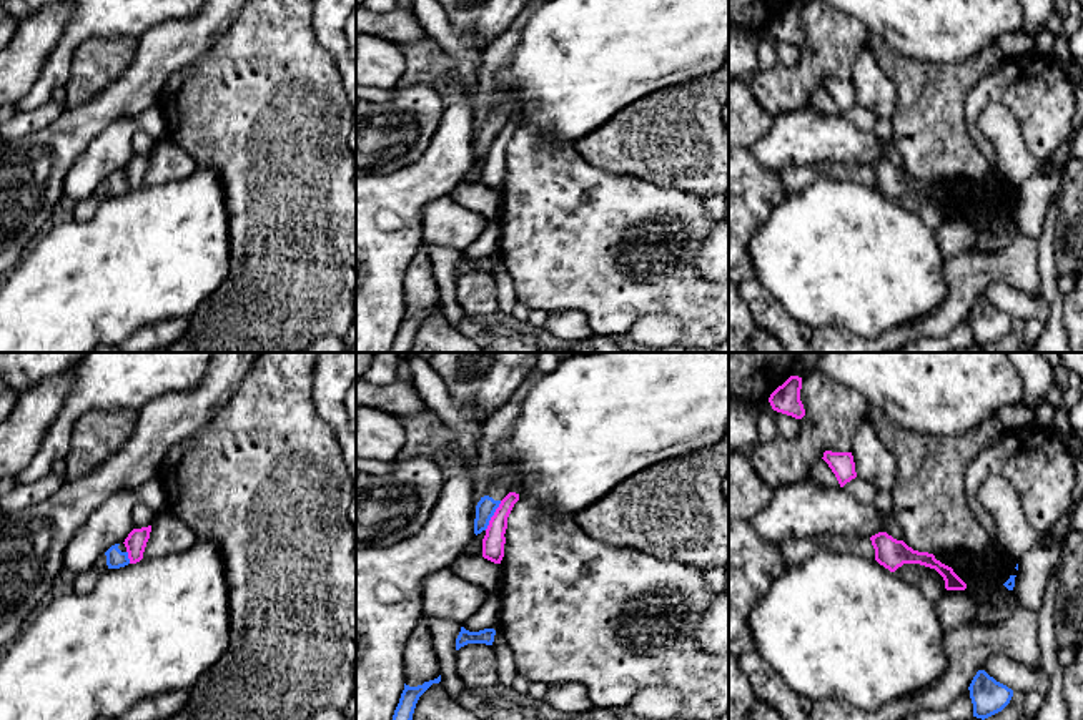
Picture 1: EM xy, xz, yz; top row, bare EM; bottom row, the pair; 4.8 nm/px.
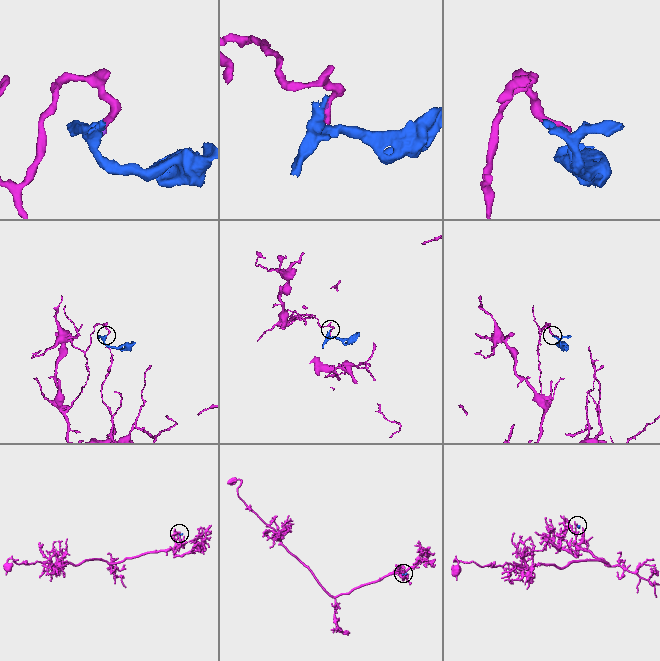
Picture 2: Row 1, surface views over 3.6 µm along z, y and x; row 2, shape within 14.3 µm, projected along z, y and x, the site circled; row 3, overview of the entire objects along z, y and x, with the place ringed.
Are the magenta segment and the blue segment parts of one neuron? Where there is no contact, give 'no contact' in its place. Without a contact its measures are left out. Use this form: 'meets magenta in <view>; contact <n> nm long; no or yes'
meets magenta in xz; contact 170 nm long; no

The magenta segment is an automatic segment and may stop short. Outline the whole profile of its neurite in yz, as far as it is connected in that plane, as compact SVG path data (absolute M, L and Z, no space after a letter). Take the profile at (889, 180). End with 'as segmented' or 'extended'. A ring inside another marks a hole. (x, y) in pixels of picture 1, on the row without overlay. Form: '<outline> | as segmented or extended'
M878 160L870 168L875 176L875 188L890 200L895 200L903 191L920 191L935 196L943 205L947 218L967 216L967 211L953 196L937 188L933 181L913 178L903 168L897 168L887 160Z | as segmented

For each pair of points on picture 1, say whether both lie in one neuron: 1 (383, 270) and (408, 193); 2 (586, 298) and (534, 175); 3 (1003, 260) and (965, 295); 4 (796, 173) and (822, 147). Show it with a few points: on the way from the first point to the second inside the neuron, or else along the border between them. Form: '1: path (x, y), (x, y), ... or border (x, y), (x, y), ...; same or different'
1: path (383, 251), (383, 218), (390, 212); same
2: path (586, 268), (586, 246), (566, 226), (554, 205); same
3: path (993, 266), (975, 285); same
4: border (840, 163), (787, 165), (777, 173); different

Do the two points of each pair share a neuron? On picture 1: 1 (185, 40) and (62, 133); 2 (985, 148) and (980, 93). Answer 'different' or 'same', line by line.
1: same
2: same

